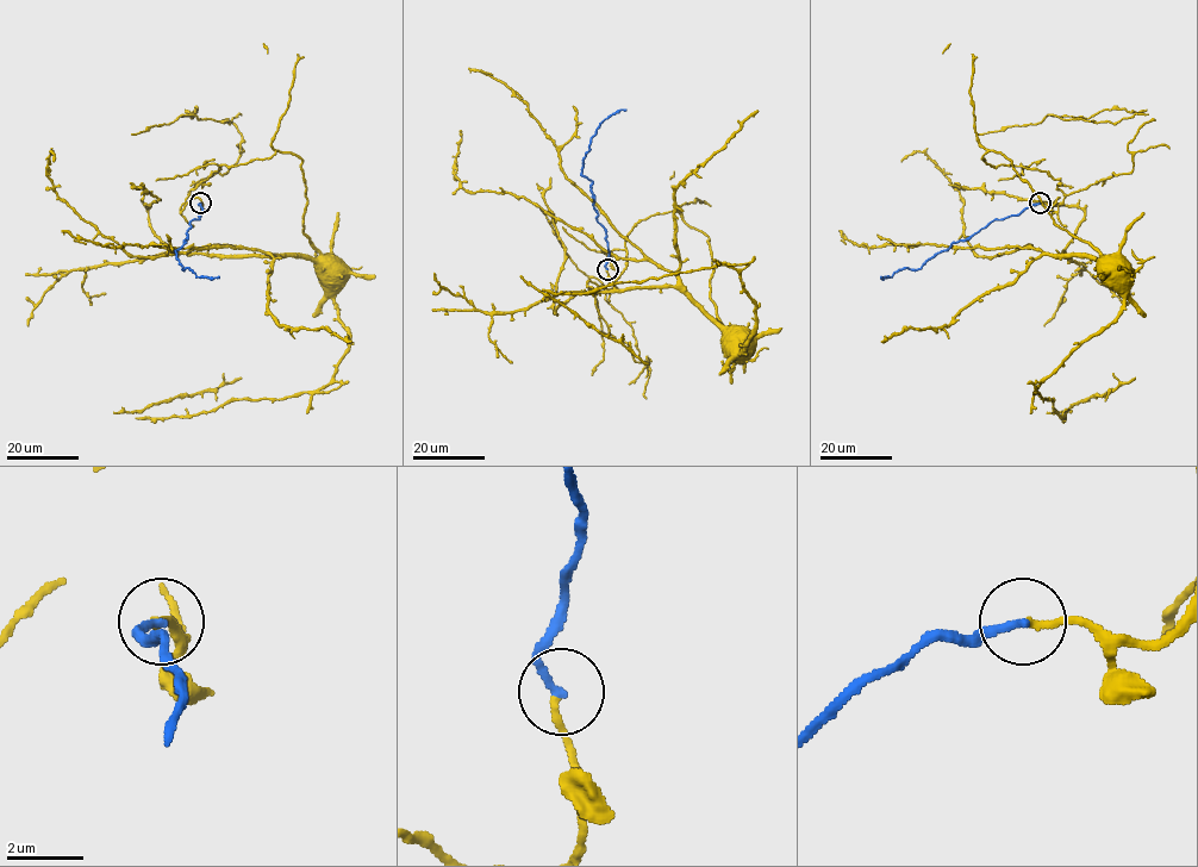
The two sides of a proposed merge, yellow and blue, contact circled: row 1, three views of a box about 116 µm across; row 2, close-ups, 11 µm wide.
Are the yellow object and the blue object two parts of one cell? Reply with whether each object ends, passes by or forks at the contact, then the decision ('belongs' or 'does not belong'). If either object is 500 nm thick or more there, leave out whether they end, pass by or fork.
yellow ends; blue ends; belongs

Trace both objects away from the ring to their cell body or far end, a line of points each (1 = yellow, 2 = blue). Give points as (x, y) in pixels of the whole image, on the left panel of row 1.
1: (200, 204), (192, 198), (180, 211), (218, 166), (295, 154), (307, 199), (304, 232), (328, 262)
2: (200, 204), (201, 214), (189, 222), (176, 257), (183, 269), (188, 268), (197, 276), (219, 276)

